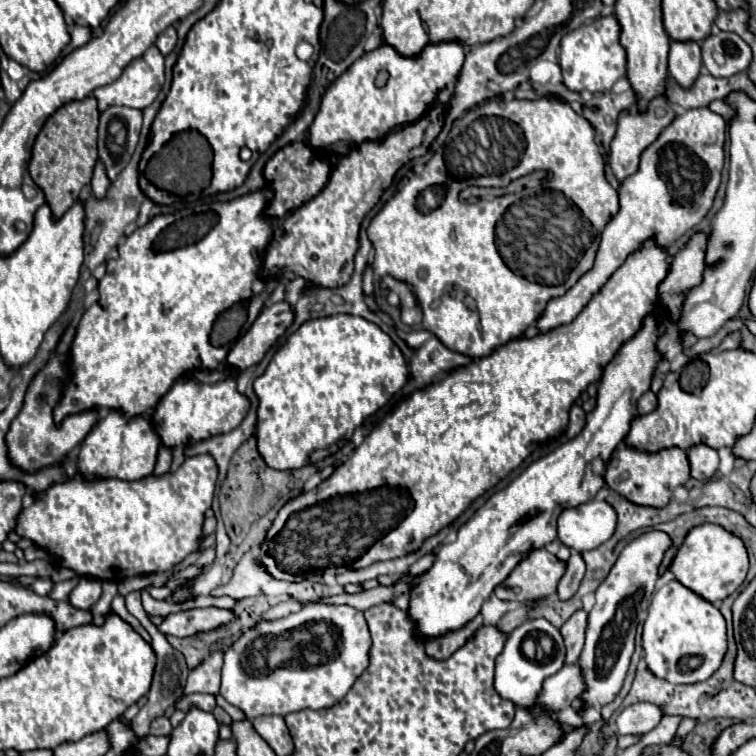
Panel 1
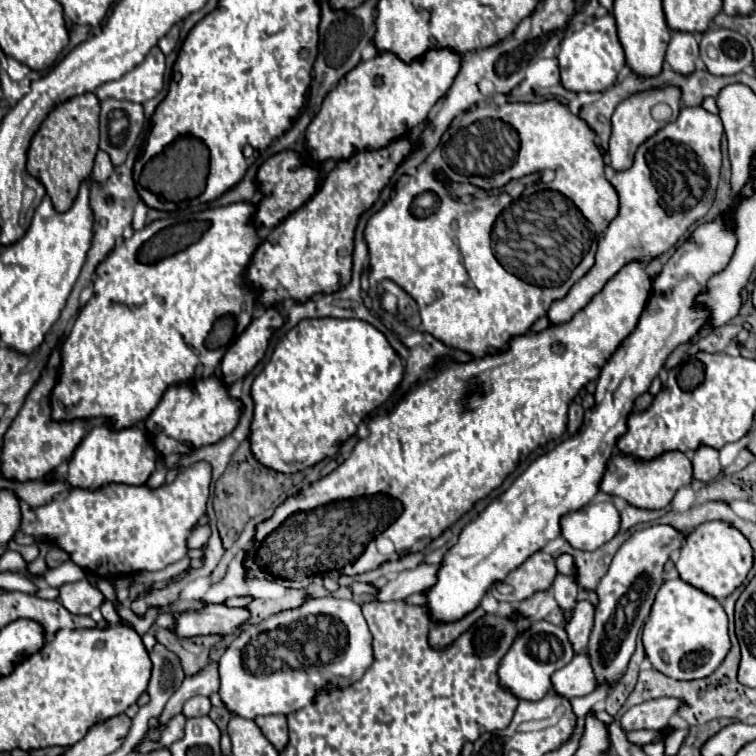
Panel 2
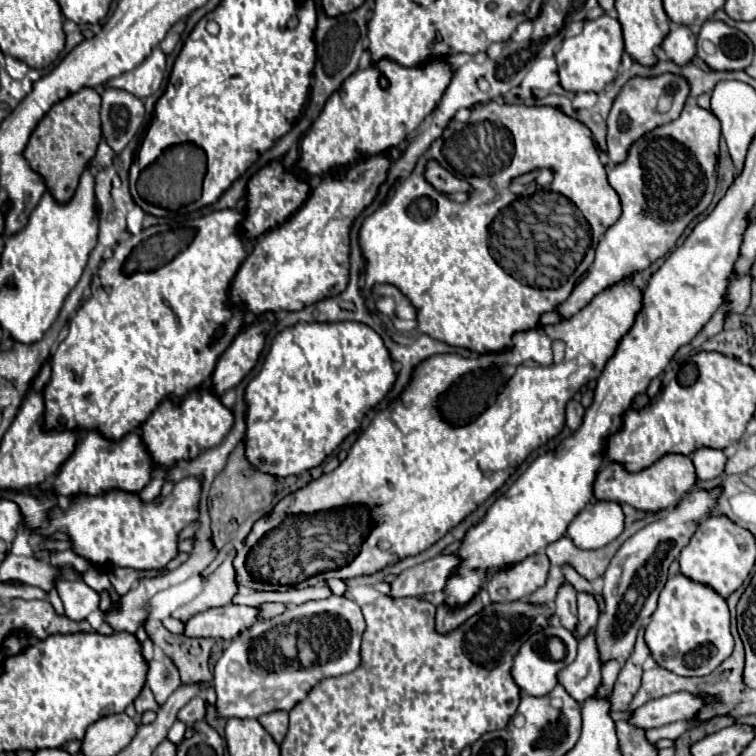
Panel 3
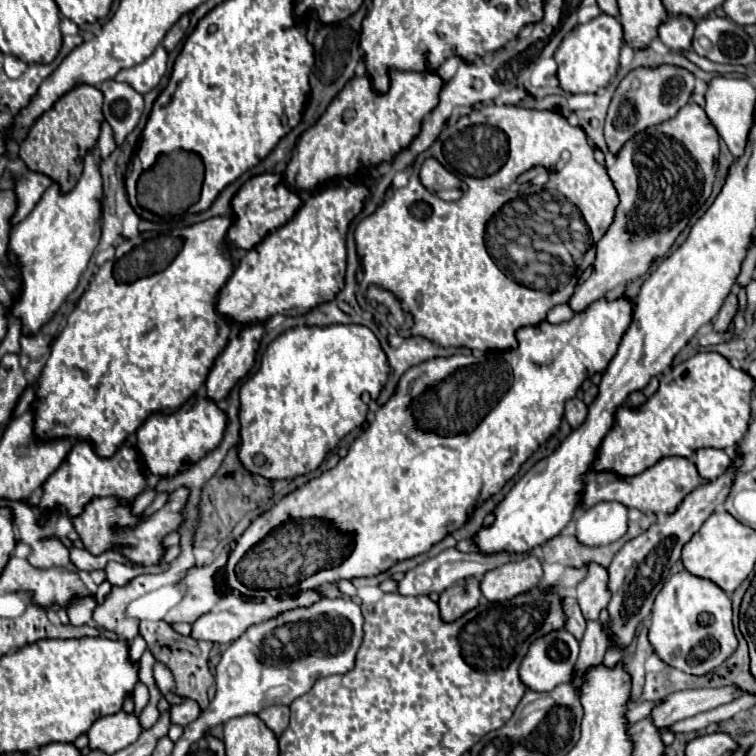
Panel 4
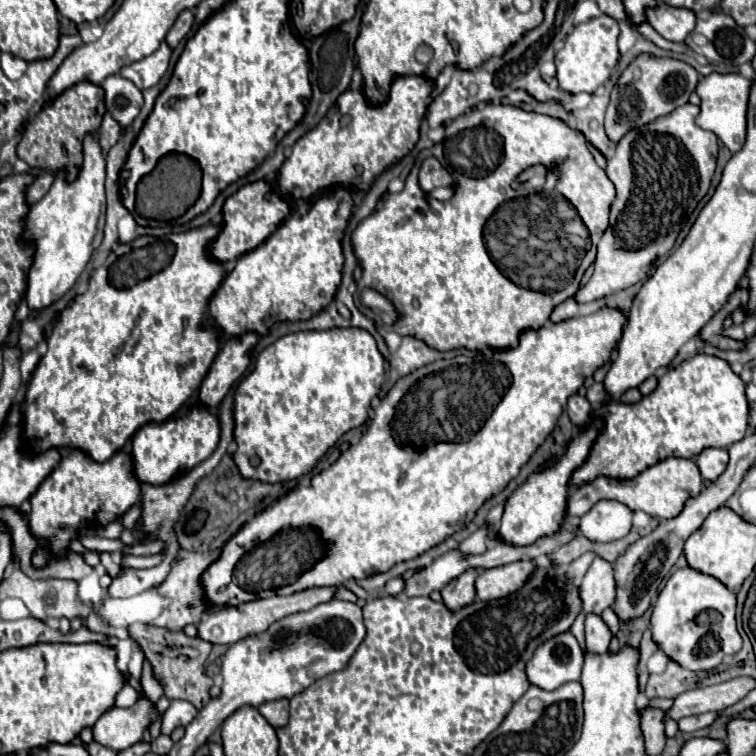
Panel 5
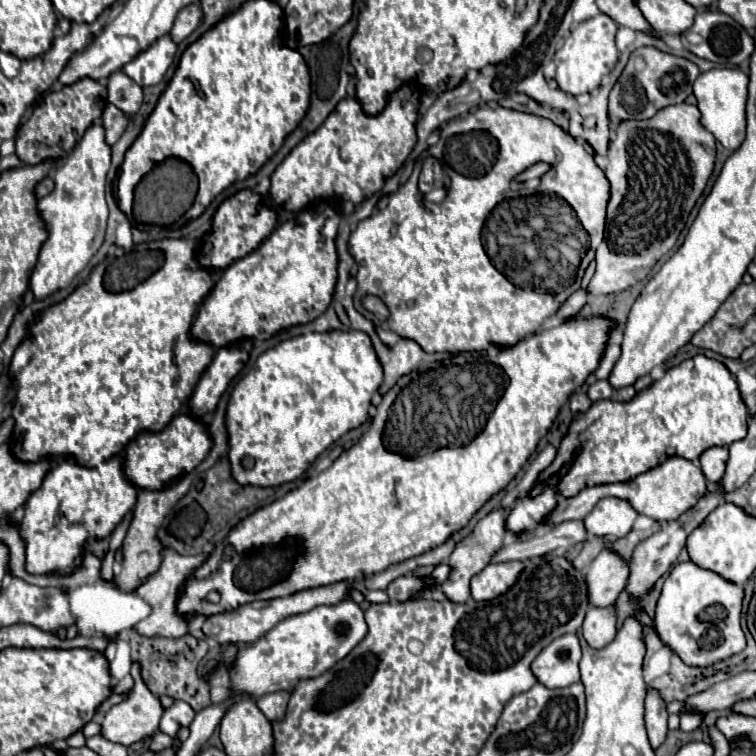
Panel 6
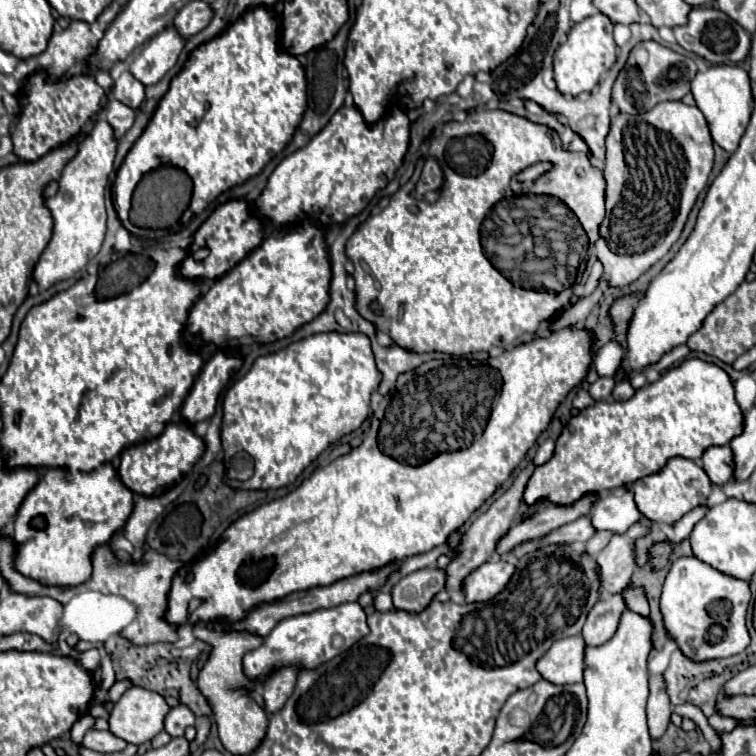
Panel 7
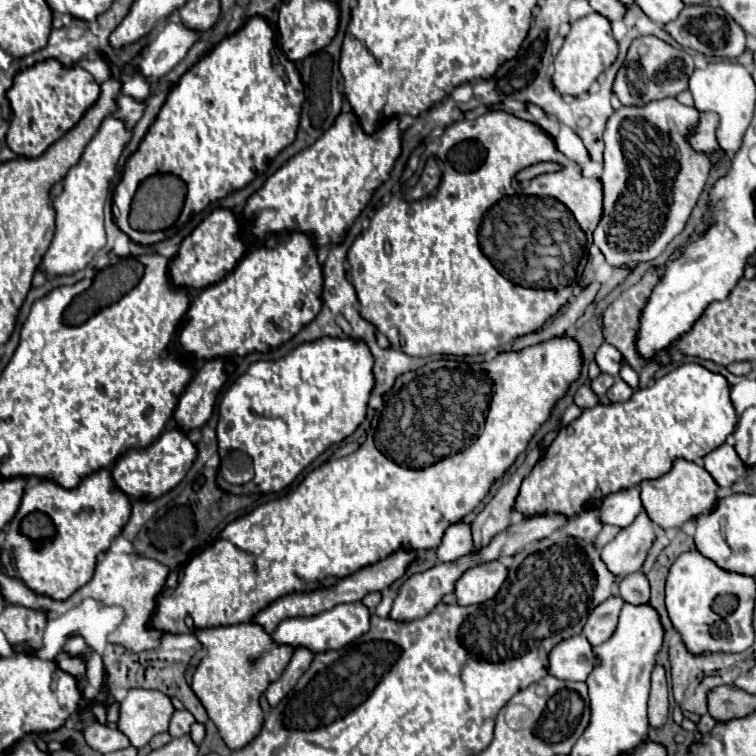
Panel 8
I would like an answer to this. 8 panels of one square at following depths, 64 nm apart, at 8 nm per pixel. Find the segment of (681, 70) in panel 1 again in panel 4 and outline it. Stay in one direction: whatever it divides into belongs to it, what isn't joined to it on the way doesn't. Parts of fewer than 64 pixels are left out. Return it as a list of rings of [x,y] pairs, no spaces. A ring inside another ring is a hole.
[[[668,16],[658,30],[658,38],[670,48],[670,50],[684,50],[690,48],[694,34],[694,20],[688,16]]]

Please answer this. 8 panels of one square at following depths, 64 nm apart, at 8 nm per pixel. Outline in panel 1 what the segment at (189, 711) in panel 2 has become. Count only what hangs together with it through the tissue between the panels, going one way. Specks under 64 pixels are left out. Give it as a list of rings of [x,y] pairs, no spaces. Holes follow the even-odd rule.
[[[190,694],[190,696],[184,696],[180,702],[168,708],[165,716],[170,718],[176,710],[188,712],[188,710],[192,710],[192,708],[198,708],[198,710],[204,710],[204,712],[212,712],[214,706],[216,706],[214,696],[210,696],[210,694]]]

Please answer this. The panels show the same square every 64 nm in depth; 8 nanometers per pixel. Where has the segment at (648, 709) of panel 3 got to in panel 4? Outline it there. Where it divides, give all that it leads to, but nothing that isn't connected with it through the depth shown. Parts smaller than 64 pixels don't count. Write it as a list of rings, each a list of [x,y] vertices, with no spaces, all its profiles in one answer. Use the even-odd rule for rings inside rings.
[[[738,686],[682,690],[682,692],[674,692],[668,698],[664,698],[664,702],[660,706],[656,706],[650,716],[656,726],[666,728],[678,720],[684,720],[684,718],[696,716],[700,712],[728,704],[738,696],[742,696],[742,690]]]

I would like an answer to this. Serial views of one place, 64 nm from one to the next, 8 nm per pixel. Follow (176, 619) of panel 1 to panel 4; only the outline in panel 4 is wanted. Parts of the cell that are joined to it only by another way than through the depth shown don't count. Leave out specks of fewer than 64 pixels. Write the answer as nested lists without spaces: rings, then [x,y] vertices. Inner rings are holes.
[[[304,590],[304,592],[298,592],[294,598],[290,598],[290,596],[276,596],[276,598],[264,600],[264,602],[243,602],[232,592],[208,614],[200,616],[192,624],[192,638],[208,640],[208,642],[220,642],[220,644],[230,644],[236,638],[240,638],[240,634],[244,634],[244,630],[248,630],[250,626],[256,626],[256,624],[266,622],[270,618],[276,618],[276,616],[288,612],[288,610],[294,610],[294,608],[308,608],[308,606],[312,606],[314,602],[318,602],[322,598],[324,596],[320,592],[316,592],[316,590]]]

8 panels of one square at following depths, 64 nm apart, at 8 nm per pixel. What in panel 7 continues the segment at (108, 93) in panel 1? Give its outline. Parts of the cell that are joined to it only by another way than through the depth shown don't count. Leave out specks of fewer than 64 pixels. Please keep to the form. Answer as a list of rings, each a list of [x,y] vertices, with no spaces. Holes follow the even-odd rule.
[[[166,26],[160,34],[135,50],[130,59],[130,72],[144,86],[156,84],[176,64],[184,44],[186,40],[180,38],[176,26]]]

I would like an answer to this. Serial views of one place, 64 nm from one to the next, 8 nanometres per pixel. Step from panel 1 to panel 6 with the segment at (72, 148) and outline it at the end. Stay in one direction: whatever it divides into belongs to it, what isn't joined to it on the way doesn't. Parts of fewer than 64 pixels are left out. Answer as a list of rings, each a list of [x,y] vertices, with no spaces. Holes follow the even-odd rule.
[[[82,78],[74,84],[62,86],[60,90],[48,92],[32,108],[30,118],[18,128],[16,136],[16,156],[24,164],[40,164],[46,158],[62,158],[72,150],[84,136],[86,128],[102,116],[106,106],[106,88],[92,78]]]

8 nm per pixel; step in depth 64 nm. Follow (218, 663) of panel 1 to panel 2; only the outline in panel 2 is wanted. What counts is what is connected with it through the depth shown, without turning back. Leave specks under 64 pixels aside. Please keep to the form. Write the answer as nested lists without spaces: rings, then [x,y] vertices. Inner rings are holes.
[[[210,664],[206,666],[200,674],[196,676],[190,676],[190,678],[184,678],[182,686],[172,694],[172,698],[168,700],[166,708],[164,708],[164,714],[160,714],[158,718],[158,726],[156,728],[148,728],[148,734],[146,738],[152,740],[152,742],[158,742],[160,740],[160,734],[164,732],[164,728],[168,726],[168,722],[182,712],[182,706],[186,700],[190,700],[192,696],[196,694],[202,694],[202,696],[210,696],[212,692],[218,690],[218,670],[216,670],[216,664]]]

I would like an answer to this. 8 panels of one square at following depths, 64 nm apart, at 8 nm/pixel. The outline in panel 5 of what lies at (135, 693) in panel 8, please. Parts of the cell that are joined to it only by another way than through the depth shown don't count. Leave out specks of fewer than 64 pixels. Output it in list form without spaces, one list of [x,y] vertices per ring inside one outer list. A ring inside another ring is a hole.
[[[134,644],[132,646],[132,650],[134,650],[134,654],[132,654],[132,660],[130,660],[130,676],[134,676],[136,680],[140,680],[140,676],[142,676],[142,662],[144,662],[144,656],[142,656],[142,652],[140,652],[140,648]],[[140,694],[130,708],[114,706],[104,712],[94,724],[94,740],[114,750],[126,750],[142,738],[144,730],[148,730],[158,716],[154,702],[146,694]]]

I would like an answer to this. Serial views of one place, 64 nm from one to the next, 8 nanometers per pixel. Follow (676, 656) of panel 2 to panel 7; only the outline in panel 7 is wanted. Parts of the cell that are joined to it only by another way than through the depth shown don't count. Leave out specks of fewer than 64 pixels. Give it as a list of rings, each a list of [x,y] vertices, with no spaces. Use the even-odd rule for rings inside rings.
[[[680,556],[664,580],[660,608],[664,626],[680,646],[680,650],[694,662],[726,658],[740,654],[750,644],[746,628],[746,614],[750,604],[750,582],[720,574],[716,568],[700,562],[696,556]]]

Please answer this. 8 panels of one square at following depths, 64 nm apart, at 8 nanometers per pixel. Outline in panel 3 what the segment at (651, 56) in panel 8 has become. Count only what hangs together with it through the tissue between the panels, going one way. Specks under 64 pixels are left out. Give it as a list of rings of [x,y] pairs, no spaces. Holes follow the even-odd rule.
[[[660,74],[660,76],[650,76],[650,78],[632,76],[618,92],[618,96],[612,104],[610,116],[606,120],[606,124],[608,124],[606,142],[608,142],[610,160],[614,164],[622,162],[626,158],[630,144],[636,142],[642,134],[650,132],[652,128],[656,128],[660,124],[666,124],[666,122],[672,122],[674,118],[678,118],[678,114],[682,112],[682,108],[686,104],[686,98],[688,98],[688,82],[684,82],[684,78],[680,78],[678,74]],[[662,96],[670,98],[668,112],[658,112],[658,100]]]

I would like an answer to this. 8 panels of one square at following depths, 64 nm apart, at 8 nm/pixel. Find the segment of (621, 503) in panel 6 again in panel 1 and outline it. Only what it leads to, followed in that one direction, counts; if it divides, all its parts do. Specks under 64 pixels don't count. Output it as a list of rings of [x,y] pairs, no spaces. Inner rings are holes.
[[[590,500],[578,508],[568,508],[558,518],[558,538],[570,550],[594,550],[612,538],[616,530],[616,510],[608,502]]]

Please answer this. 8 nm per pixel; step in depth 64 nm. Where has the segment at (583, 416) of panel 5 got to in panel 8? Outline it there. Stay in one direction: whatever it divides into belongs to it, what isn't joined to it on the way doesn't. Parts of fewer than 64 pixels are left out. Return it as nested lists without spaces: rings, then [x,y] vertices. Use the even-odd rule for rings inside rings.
[[[584,384],[584,386],[578,388],[578,392],[576,392],[576,396],[574,396],[574,402],[576,402],[576,406],[580,406],[582,410],[584,410],[584,408],[594,408],[594,406],[598,404],[598,396],[594,394],[594,390],[592,390],[588,384]]]

